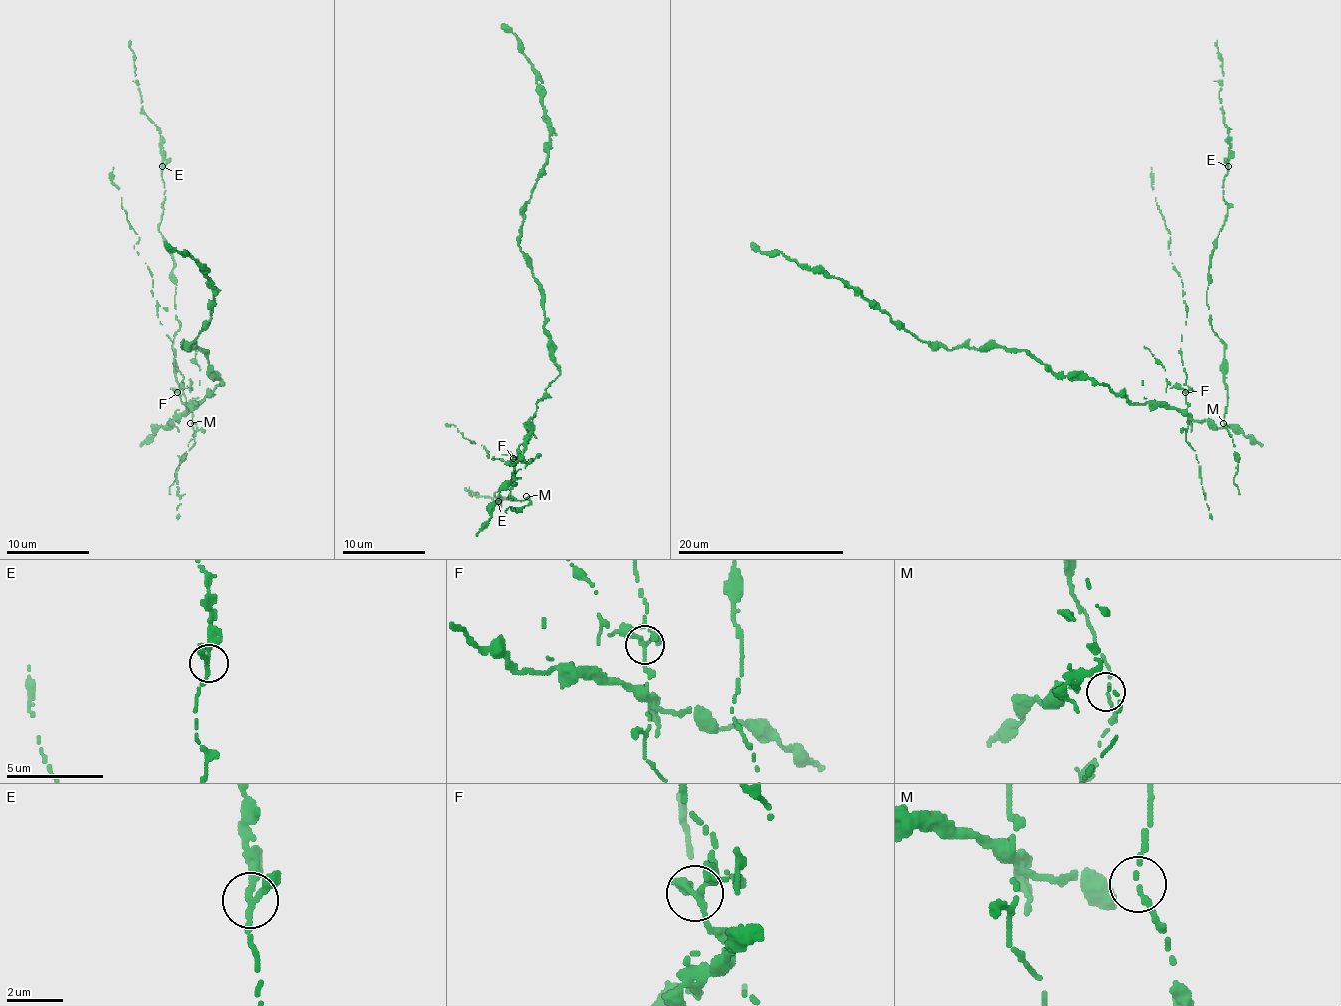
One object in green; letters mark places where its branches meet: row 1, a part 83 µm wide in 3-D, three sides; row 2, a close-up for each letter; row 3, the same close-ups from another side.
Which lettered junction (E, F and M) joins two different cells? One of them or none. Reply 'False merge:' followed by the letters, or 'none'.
False merge: F

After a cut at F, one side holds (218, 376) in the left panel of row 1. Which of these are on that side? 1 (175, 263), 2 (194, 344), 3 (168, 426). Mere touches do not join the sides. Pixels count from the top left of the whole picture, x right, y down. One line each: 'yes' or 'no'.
1: no
2: yes
3: yes

